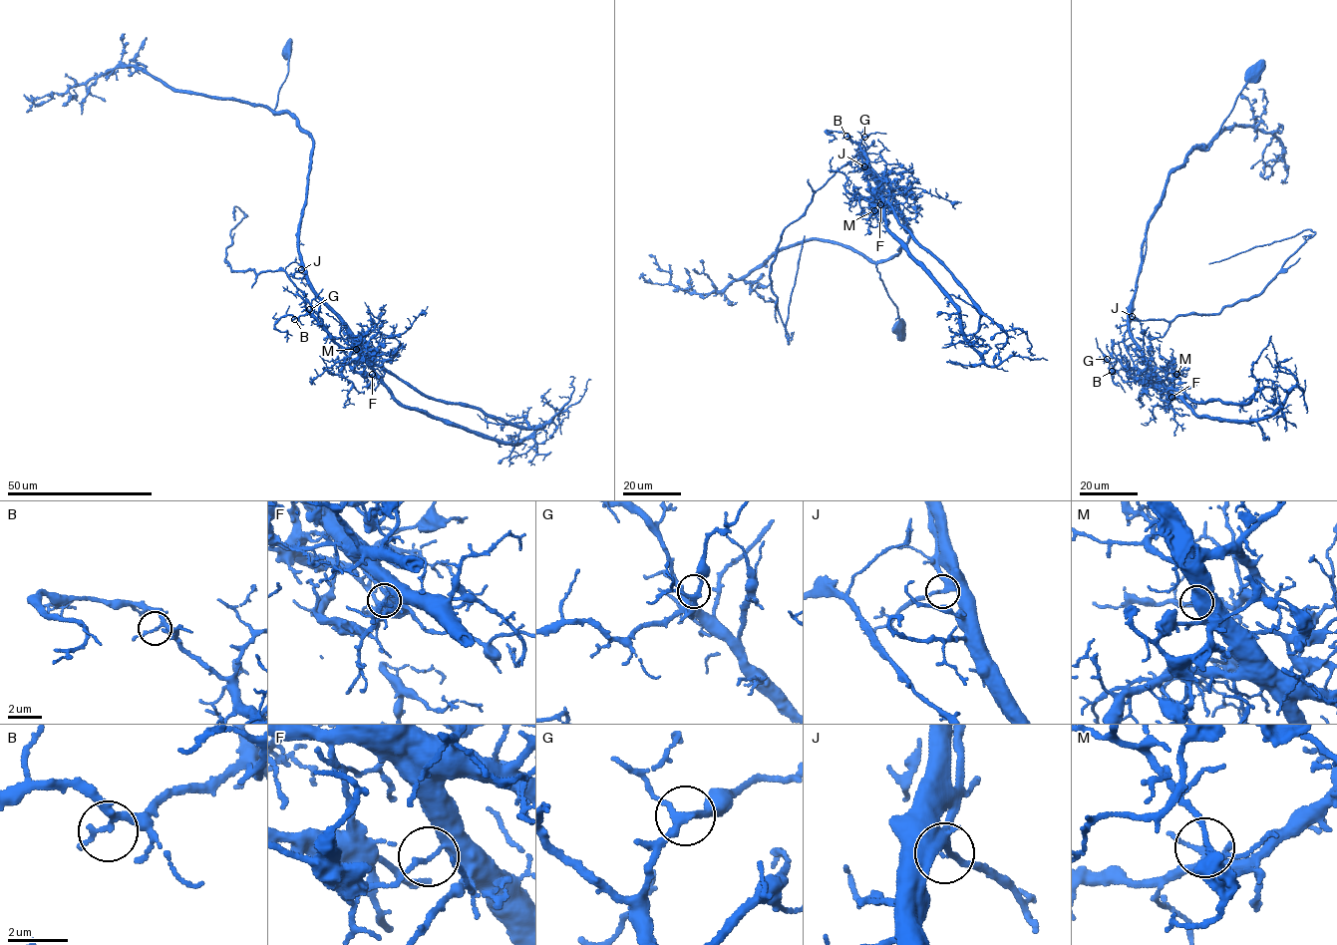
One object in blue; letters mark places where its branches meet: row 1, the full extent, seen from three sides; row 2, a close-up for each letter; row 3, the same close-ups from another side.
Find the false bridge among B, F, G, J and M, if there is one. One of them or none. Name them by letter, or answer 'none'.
F

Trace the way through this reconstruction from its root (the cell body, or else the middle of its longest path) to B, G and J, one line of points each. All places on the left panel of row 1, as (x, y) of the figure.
B: (287, 49), (273, 113), (289, 113), (312, 143), (300, 266), (352, 344), (339, 345), (308, 312), (294, 319)
G: (287, 49), (287, 77), (273, 113), (289, 113), (312, 143), (300, 266), (352, 345), (333, 340), (309, 309)
J: (287, 49), (290, 53), (287, 77), (280, 88), (273, 113), (289, 113), (312, 143), (299, 236), (301, 269)

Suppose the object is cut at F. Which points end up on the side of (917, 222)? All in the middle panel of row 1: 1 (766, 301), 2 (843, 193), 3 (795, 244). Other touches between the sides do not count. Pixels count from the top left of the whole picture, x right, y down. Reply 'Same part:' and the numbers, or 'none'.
Same part: none

